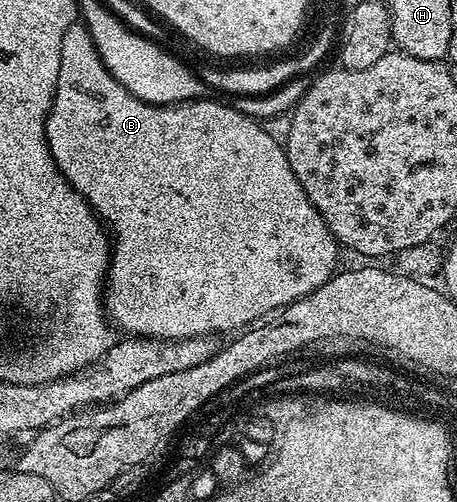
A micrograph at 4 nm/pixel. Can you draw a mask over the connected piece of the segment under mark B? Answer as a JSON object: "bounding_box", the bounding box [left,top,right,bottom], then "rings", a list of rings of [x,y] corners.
{"bounding_box":[45,22,339,340],"rings":[[[81,22],[67,26],[67,34],[63,34],[63,50],[59,50],[59,58],[61,59],[59,62],[59,82],[55,86],[55,98],[53,99],[51,110],[49,111],[49,117],[45,123],[45,137],[49,143],[51,158],[55,162],[57,169],[63,174],[65,181],[67,181],[67,183],[70,184],[91,207],[93,207],[97,217],[100,218],[102,224],[104,224],[106,229],[111,233],[111,259],[109,261],[109,275],[103,293],[103,307],[107,313],[108,319],[112,321],[116,327],[118,324],[118,326],[125,331],[122,333],[128,334],[133,338],[160,338],[162,340],[186,340],[192,336],[213,336],[214,334],[218,334],[217,332],[229,332],[228,334],[233,334],[238,330],[244,329],[246,326],[252,326],[258,323],[262,318],[268,317],[270,314],[285,308],[288,304],[311,294],[315,290],[319,290],[325,282],[332,279],[334,271],[338,267],[337,252],[339,253],[339,245],[337,239],[331,234],[331,230],[323,222],[319,210],[315,210],[311,198],[307,198],[303,186],[299,186],[299,178],[295,178],[295,170],[291,170],[291,166],[287,162],[287,154],[285,153],[282,141],[278,139],[278,137],[276,140],[276,138],[264,128],[264,126],[266,126],[264,123],[258,122],[250,116],[245,116],[232,103],[220,104],[219,101],[207,100],[208,98],[200,98],[188,103],[167,104],[164,106],[159,104],[148,104],[147,101],[143,101],[136,97],[135,94],[127,91],[127,89],[109,73],[108,69],[104,66],[104,62],[102,62],[100,58],[100,54],[97,53],[96,46],[94,46],[92,42],[91,34]]]}

